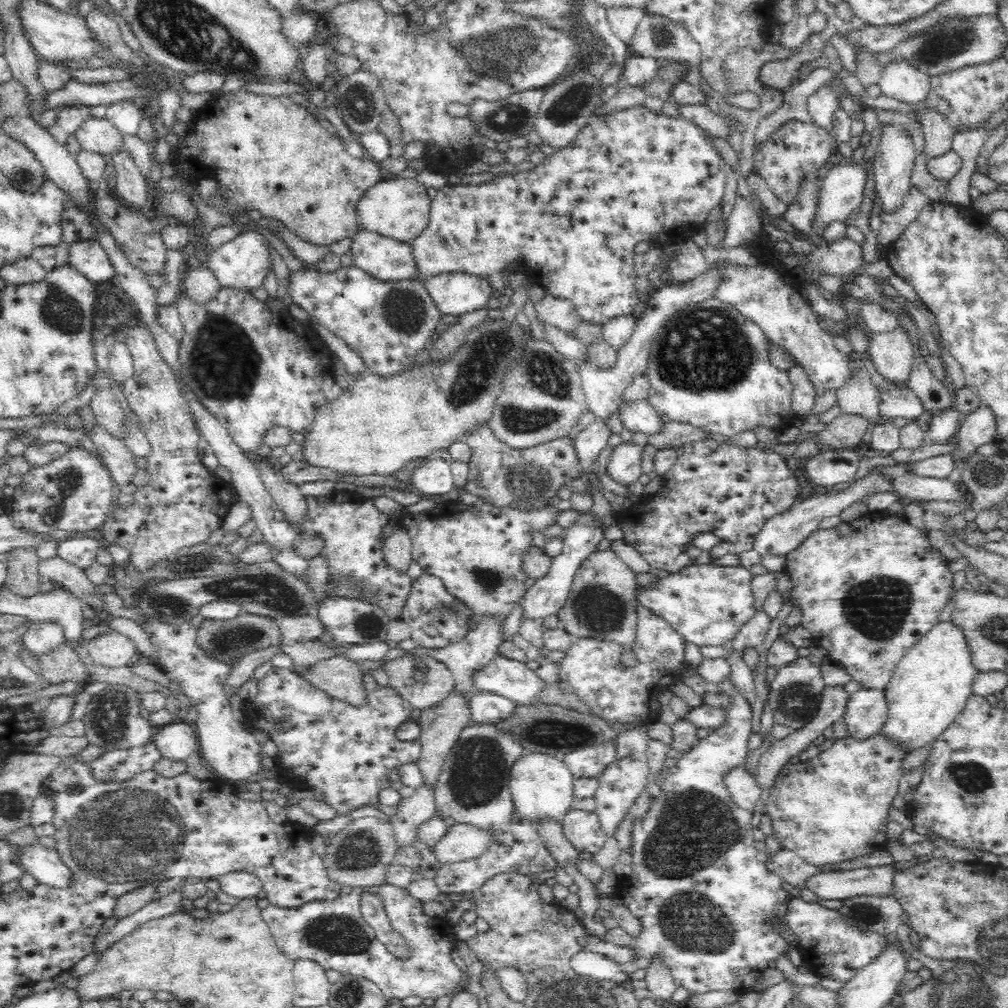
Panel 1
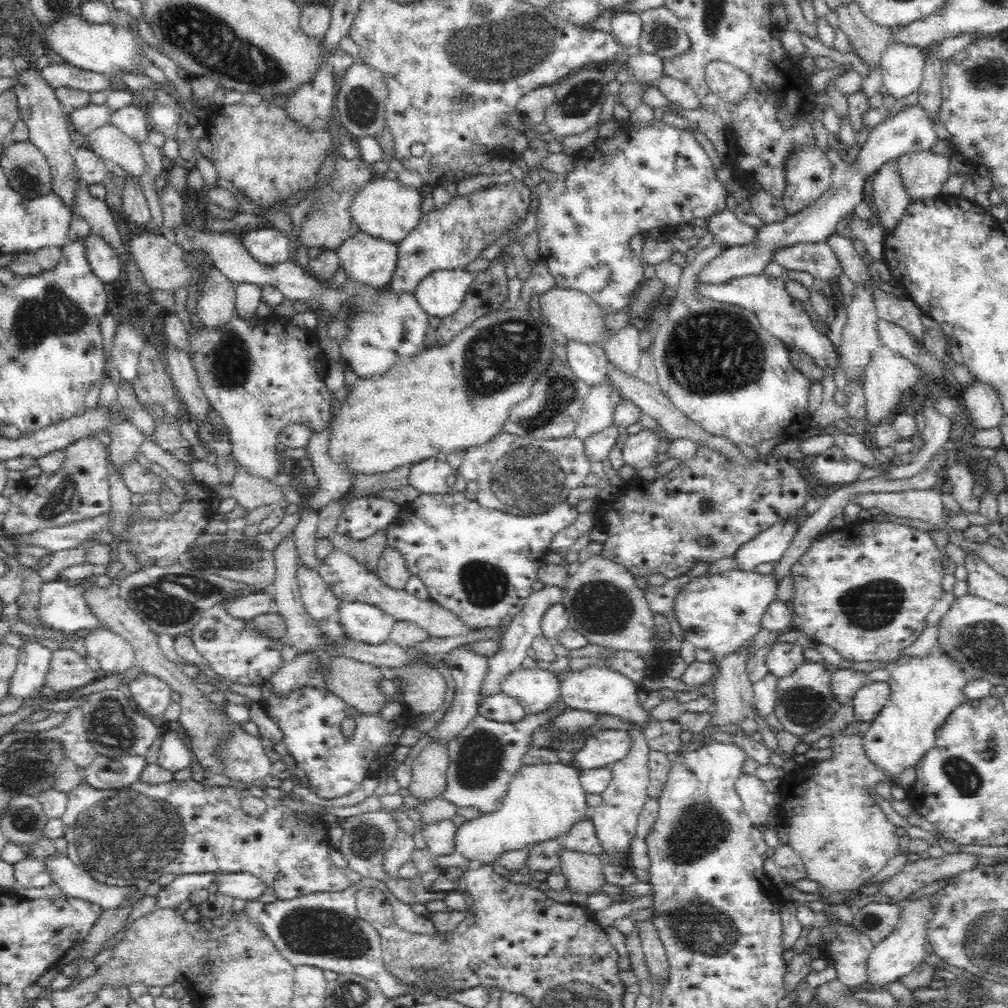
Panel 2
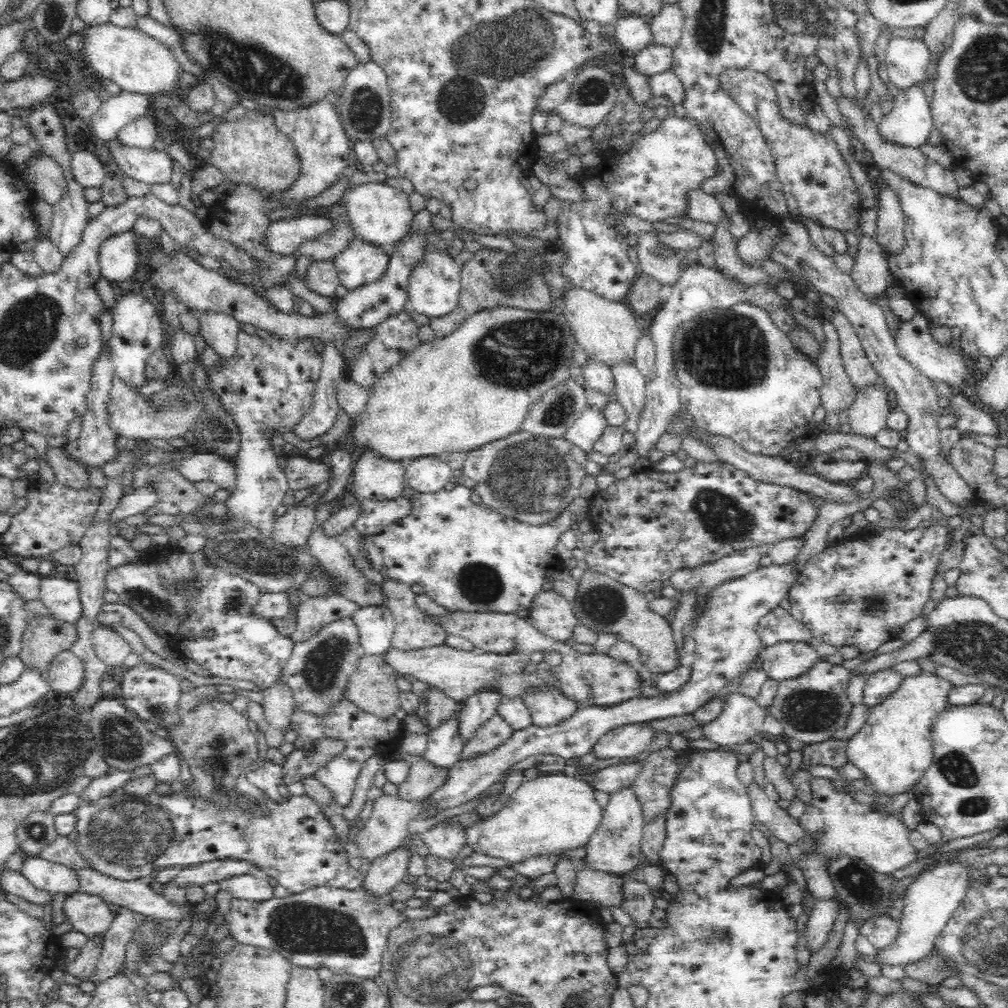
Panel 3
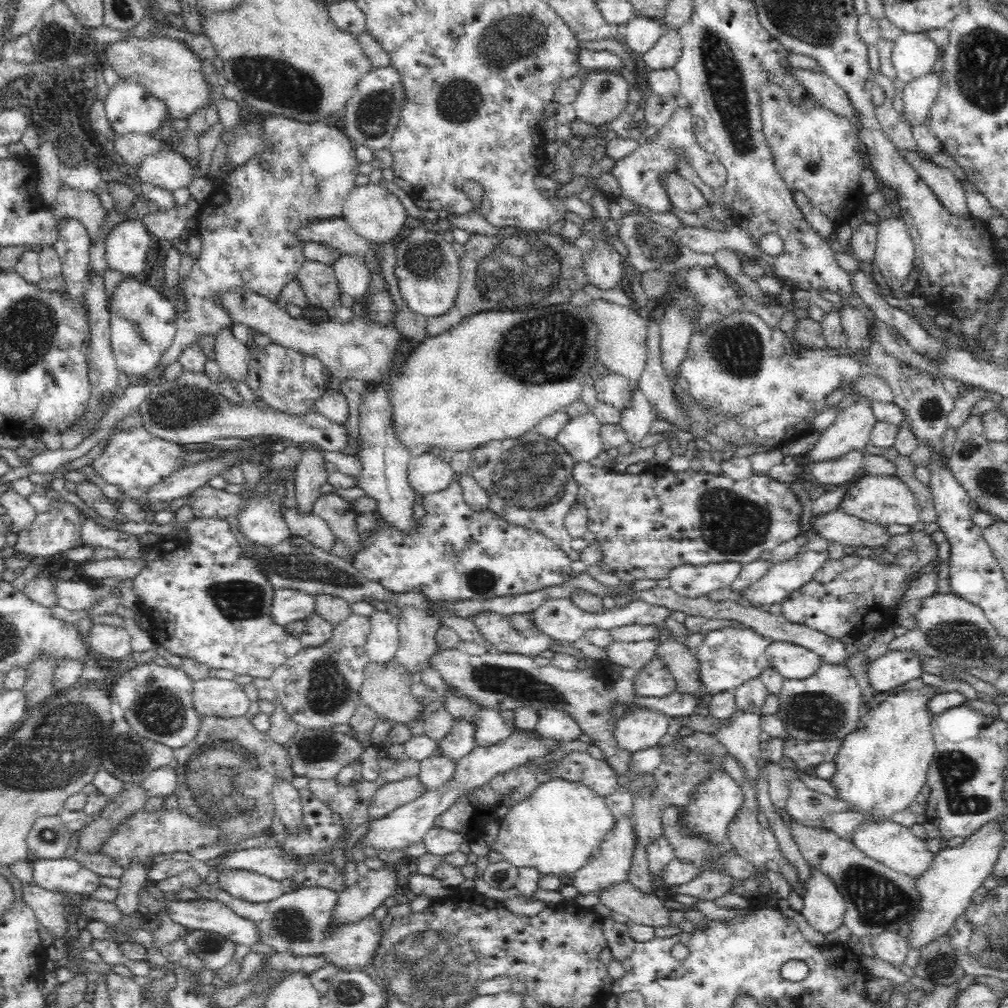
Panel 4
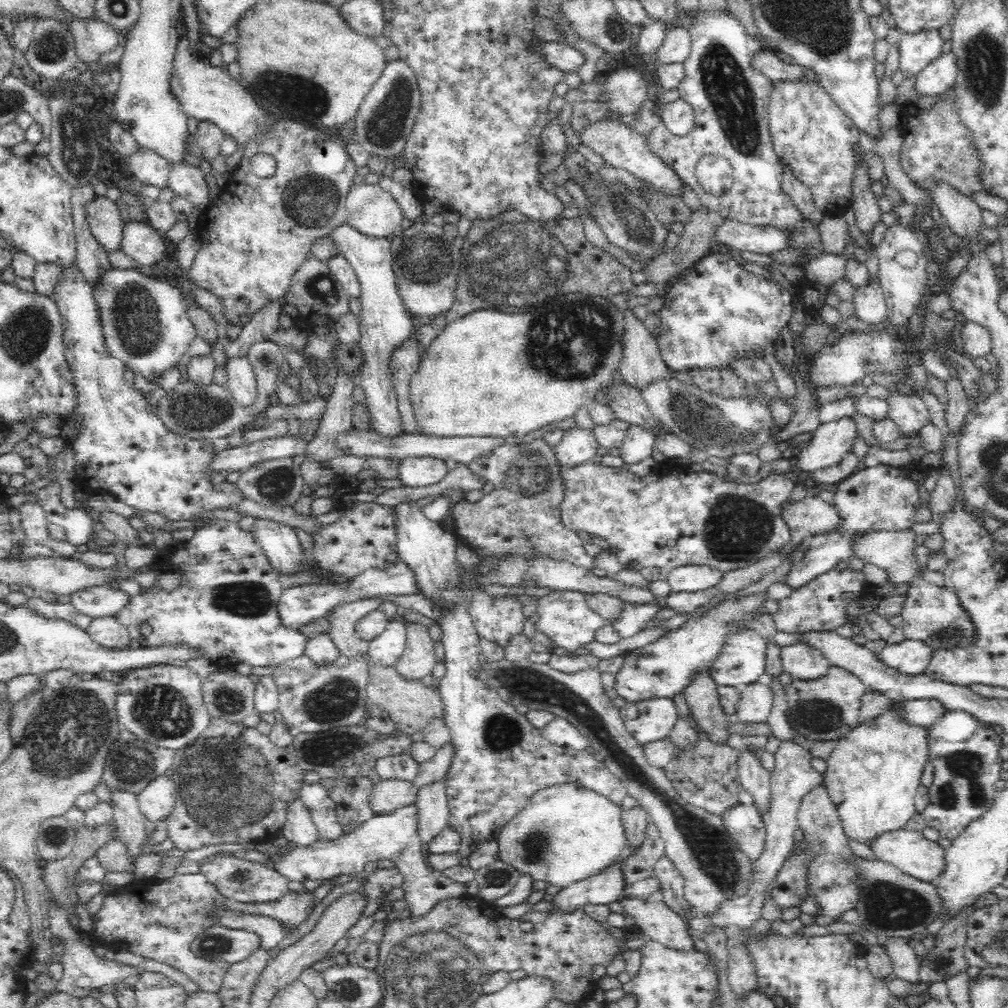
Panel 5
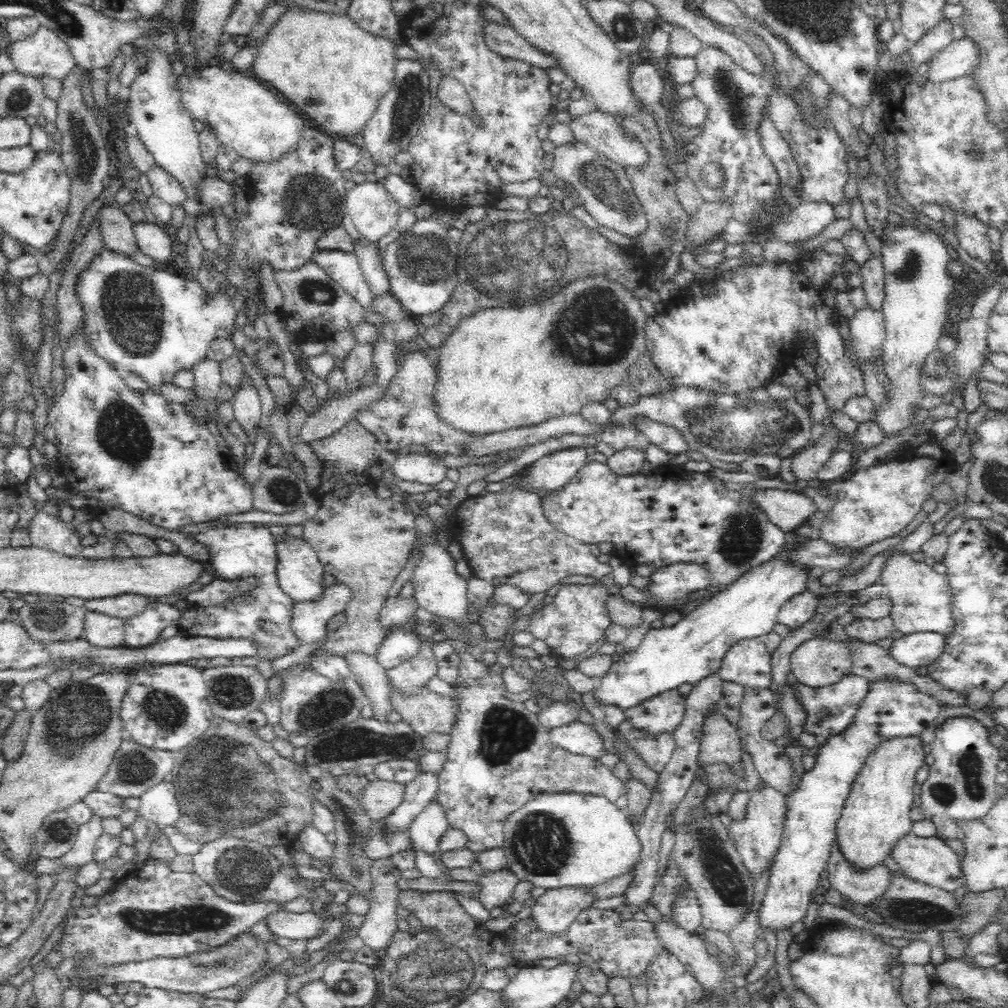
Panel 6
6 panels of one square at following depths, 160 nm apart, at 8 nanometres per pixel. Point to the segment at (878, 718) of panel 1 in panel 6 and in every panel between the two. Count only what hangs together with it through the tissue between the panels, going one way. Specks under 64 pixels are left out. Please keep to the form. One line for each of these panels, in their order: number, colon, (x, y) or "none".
2: (869, 699)
3: (878, 687)
4: (890, 670)
5: (910, 657)
6: (920, 649)

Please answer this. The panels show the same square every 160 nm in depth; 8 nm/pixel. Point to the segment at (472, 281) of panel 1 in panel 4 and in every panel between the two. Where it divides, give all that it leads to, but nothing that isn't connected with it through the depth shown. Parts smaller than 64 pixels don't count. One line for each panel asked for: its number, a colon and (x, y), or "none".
2: (441, 294)
3: (434, 287)
4: (427, 268)

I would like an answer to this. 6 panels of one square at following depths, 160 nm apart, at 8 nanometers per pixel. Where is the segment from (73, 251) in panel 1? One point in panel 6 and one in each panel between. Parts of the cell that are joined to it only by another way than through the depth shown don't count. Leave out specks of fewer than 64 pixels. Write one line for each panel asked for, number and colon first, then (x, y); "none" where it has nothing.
2: (103, 263)
3: (118, 255)
4: (126, 248)
5: (139, 241)
6: (151, 239)

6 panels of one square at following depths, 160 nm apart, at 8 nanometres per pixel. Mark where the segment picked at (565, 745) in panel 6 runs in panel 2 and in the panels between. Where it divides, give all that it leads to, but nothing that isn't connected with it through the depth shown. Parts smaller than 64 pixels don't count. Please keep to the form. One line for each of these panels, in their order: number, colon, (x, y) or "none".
2: (535, 689)
3: (547, 704)
4: (553, 723)
5: (559, 731)

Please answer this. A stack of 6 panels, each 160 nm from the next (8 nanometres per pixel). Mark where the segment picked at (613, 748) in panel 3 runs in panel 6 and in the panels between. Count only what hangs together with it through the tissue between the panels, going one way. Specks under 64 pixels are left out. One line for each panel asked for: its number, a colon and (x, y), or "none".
4: (640, 729)
5: (649, 720)
6: (661, 714)

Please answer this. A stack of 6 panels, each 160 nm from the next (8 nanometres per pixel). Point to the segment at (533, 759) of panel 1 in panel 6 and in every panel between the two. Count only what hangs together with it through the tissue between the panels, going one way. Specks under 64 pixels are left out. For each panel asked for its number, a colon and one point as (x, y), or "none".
2: (543, 800)
3: (554, 812)
4: (560, 823)
5: (566, 832)
6: (557, 839)

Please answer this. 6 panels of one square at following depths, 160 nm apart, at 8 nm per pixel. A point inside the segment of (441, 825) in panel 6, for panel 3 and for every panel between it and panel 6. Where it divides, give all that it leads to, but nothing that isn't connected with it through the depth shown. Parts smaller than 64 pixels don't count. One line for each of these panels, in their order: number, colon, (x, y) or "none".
3: (444, 742)
4: (437, 768)
5: (431, 801)

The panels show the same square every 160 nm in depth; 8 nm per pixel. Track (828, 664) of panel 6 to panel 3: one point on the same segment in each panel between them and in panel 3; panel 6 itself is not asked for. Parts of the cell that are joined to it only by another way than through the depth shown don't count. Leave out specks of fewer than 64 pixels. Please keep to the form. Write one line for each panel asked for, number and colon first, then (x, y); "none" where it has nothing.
3: (784, 660)
4: (791, 661)
5: (802, 662)

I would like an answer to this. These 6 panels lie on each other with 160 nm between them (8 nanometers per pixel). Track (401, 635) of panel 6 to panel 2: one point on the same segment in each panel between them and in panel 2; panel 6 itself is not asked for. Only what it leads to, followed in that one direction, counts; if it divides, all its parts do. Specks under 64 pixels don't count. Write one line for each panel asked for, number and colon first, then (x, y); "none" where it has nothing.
2: (361, 621)
3: (376, 625)
4: (381, 643)
5: (385, 649)

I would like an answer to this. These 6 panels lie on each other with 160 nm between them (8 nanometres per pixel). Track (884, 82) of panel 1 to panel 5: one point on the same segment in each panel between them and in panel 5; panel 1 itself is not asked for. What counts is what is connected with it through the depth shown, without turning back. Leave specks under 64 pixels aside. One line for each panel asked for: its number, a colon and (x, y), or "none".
2: (901, 69)
3: (906, 60)
4: (913, 55)
5: (915, 51)

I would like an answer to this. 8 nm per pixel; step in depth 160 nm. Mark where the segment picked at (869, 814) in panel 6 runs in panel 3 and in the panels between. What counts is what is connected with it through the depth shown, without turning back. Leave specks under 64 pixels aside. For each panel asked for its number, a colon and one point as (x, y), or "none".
3: (893, 749)
4: (881, 766)
5: (873, 772)

